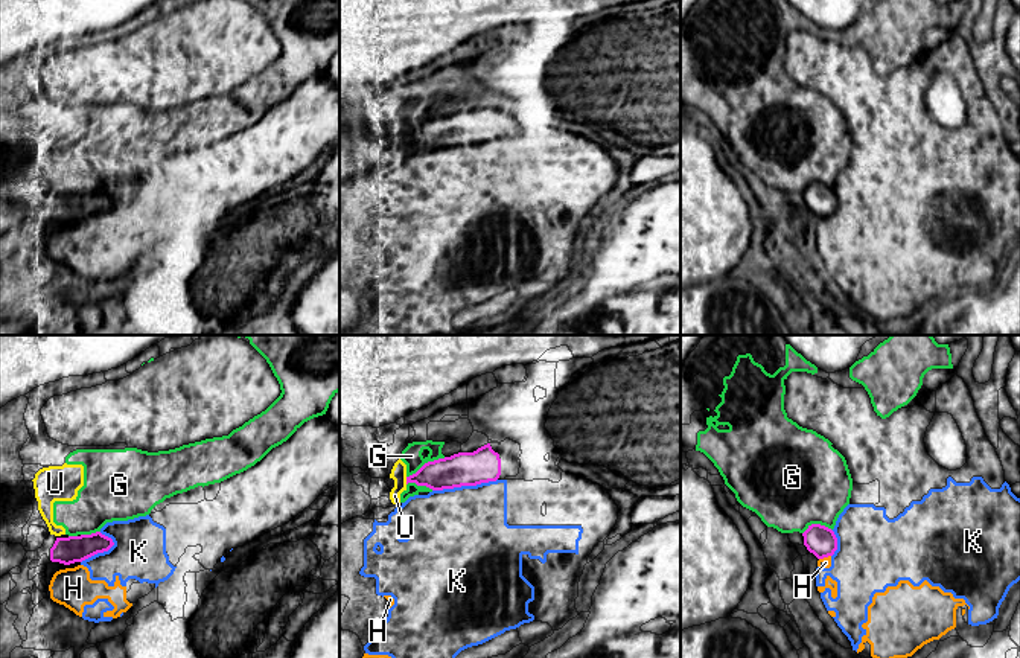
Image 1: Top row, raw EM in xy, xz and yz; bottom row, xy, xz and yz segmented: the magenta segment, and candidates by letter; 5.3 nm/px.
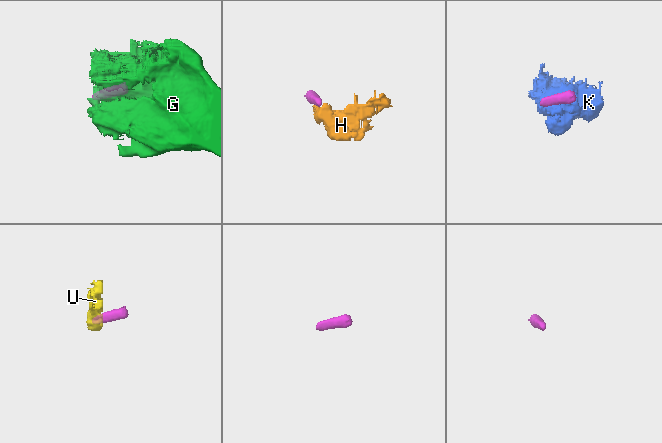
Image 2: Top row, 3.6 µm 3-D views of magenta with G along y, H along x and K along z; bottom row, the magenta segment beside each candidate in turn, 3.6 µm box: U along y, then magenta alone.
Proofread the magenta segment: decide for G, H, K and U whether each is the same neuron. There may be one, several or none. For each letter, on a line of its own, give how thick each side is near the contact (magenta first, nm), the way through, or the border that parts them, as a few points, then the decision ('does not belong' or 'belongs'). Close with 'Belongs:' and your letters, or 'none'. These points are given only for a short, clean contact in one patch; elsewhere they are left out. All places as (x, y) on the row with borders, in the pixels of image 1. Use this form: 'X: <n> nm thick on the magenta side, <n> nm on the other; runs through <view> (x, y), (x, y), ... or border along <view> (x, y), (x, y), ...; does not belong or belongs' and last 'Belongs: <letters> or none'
G: 180 nm thick on the magenta side, 110 nm on the other; border along xz (445, 457), (425, 462), (407, 477); does not belong
H: 160 nm thick on the magenta side, 60 nm on the other; border along yz (830, 555), (819, 559); does not belong
K: 180 nm thick on the magenta side, 480 nm on the other; border along xz (497, 479), (487, 483), (433, 491); does not belong
U: 170 nm thick on the magenta side, 80 nm on the other; border along xz (405, 477), (407, 483); does not belong
Belongs: none

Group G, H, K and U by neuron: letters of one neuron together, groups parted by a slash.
G U / H K

